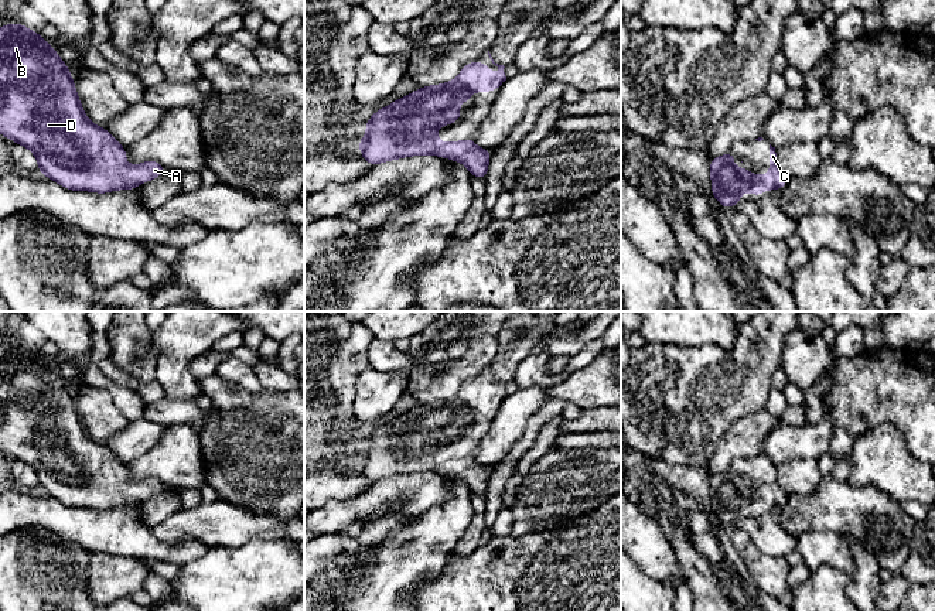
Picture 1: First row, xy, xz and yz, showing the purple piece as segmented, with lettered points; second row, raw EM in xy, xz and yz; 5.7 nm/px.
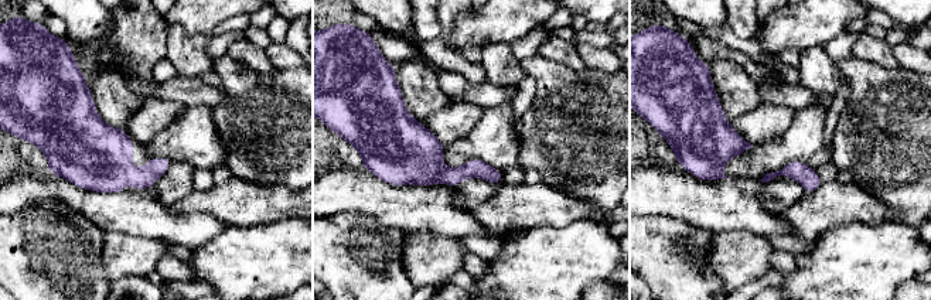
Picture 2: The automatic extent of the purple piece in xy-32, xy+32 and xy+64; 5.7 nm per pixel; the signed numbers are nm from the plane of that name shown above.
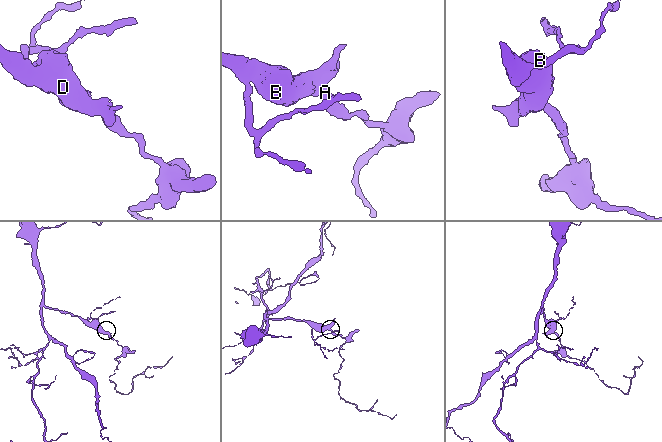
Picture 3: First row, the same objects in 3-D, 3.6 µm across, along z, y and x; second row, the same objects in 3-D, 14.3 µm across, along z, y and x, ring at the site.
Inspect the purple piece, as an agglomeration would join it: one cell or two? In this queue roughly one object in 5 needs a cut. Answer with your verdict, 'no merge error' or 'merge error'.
no merge error

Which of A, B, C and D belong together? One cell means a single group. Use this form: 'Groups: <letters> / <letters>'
Groups: A B C D

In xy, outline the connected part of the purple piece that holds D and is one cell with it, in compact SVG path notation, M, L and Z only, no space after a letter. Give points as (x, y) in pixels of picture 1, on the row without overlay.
M4 341L0 344L0 451L14 457L16 461L27 464L38 478L38 489L71 508L106 511L117 506L136 506L141 499L151 498L167 488L154 477L136 482L129 482L126 479L126 464L123 464L105 444L98 444L86 434L75 406L74 395L68 388L68 382L58 373L55 365L50 362L41 351L28 347L24 341Z

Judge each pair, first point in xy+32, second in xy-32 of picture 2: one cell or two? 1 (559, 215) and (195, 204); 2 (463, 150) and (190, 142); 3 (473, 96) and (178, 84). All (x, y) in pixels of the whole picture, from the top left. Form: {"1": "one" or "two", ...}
{"1": "one", "2": "one", "3": "one"}

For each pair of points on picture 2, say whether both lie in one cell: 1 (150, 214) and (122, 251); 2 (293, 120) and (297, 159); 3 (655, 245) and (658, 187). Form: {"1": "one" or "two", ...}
{"1": "two", "2": "one", "3": "two"}

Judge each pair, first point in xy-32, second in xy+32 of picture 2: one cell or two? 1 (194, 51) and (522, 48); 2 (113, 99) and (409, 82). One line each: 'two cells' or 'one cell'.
1: two cells
2: one cell

